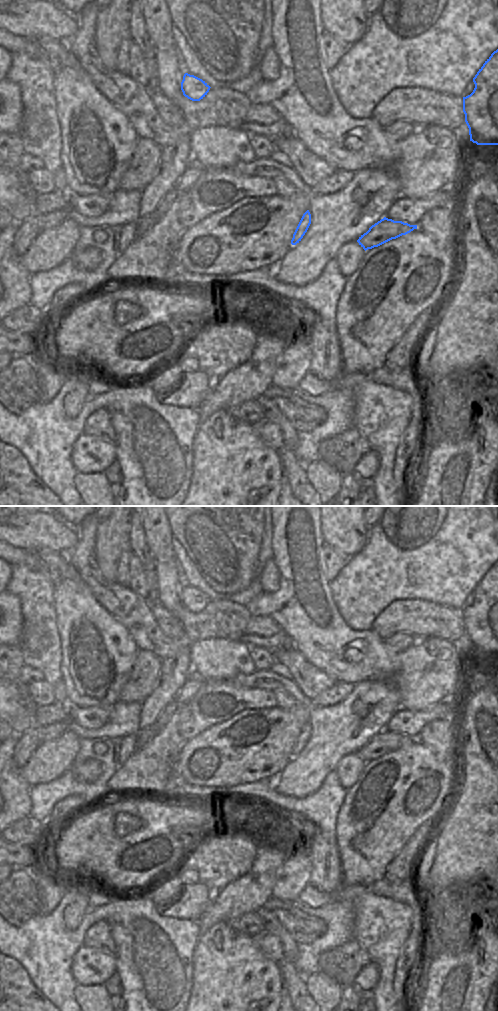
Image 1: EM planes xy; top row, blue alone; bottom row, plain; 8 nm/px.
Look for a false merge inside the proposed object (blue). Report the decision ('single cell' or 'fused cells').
single cell

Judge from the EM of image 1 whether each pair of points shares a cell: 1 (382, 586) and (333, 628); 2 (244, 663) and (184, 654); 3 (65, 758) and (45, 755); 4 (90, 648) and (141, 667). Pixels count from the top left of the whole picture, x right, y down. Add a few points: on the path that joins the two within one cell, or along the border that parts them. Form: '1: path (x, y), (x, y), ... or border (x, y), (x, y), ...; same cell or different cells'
1: border (332, 598), (343, 621), (350, 628), (363, 631); different cells
2: border (190, 645), (190, 667), (192, 669); different cells
3: path (60, 757), (50, 757); same cell
4: border (138, 650), (129, 677), (123, 685); different cells

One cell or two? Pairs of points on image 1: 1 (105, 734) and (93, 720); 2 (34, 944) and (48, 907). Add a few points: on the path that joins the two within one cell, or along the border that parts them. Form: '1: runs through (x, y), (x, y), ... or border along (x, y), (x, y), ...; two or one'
1: border along (109, 709), (108, 719), (97, 728), (77, 724); two
2: border along (61, 898), (53, 910), (47, 914), (41, 913); two

